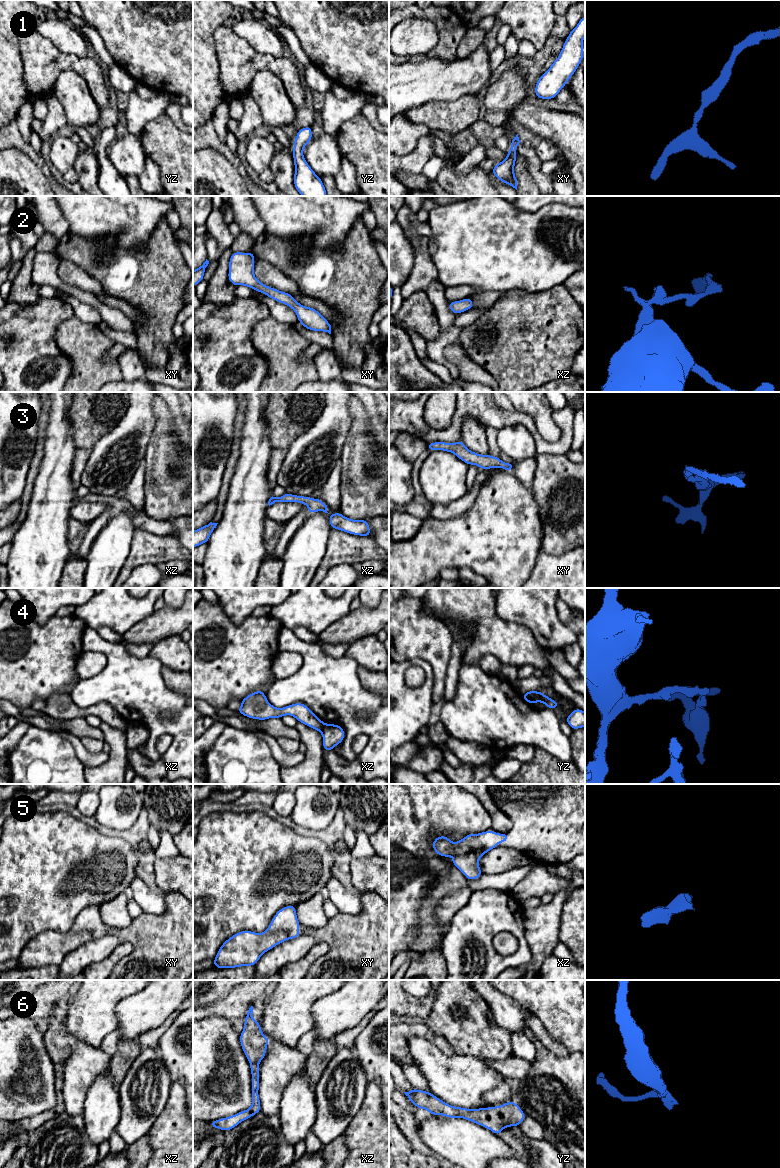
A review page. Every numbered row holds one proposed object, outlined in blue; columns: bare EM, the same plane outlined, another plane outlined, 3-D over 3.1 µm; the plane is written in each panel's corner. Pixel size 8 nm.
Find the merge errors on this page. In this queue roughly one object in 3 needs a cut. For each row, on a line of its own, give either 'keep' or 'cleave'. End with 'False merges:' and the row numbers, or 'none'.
1: keep
2: keep
3: keep
4: cleave
5: keep
6: keep
False merges: 4

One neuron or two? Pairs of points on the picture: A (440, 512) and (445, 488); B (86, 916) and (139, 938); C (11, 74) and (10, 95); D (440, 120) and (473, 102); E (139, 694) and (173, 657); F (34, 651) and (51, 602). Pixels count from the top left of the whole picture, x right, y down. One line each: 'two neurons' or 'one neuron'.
A: two neurons
B: one neuron
C: one neuron
D: one neuron
E: two neurons
F: two neurons

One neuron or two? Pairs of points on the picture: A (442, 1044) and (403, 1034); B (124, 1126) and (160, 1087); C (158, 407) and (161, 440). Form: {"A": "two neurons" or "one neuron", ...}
{"A": "one neuron", "B": "one neuron", "C": "one neuron"}

